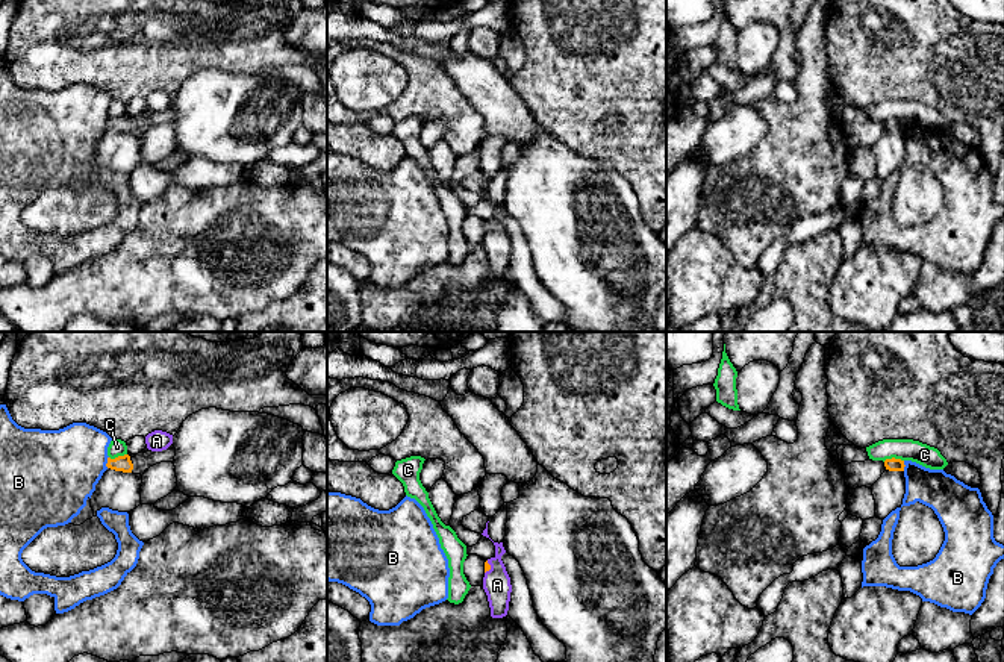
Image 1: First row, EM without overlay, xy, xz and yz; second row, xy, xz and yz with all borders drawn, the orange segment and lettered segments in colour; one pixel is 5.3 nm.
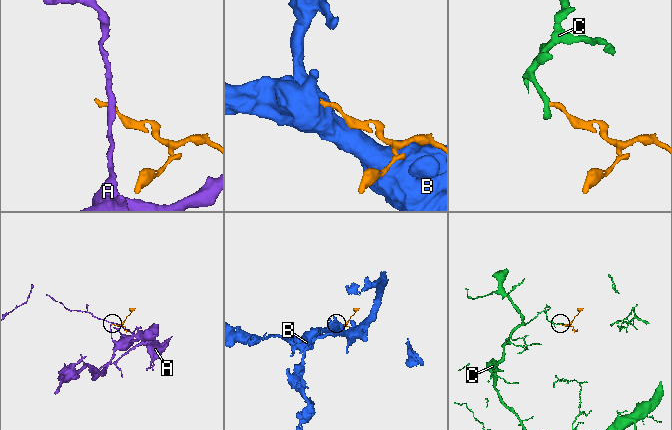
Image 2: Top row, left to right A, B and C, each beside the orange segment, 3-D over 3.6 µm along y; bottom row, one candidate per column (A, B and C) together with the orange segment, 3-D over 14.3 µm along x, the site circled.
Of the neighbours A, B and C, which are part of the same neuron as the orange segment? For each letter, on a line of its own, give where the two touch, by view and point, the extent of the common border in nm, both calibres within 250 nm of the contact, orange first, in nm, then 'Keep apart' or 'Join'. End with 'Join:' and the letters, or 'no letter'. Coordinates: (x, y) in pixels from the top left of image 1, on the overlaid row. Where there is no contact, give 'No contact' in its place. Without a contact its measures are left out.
A: Touches orange at xz (489, 567). Shared border 70 nm. Thickness 30 nm (orange) against 140 nm. Keep apart
B: Touches orange at xy (108, 462). Shared border 60 nm. Thickness 80 nm (orange) against 400 nm. Keep apart
C: Touches orange at yz (892, 458). Shared border 110 nm. Thickness 70 nm (orange) against 120 nm. Keep apart
Join: no letter

